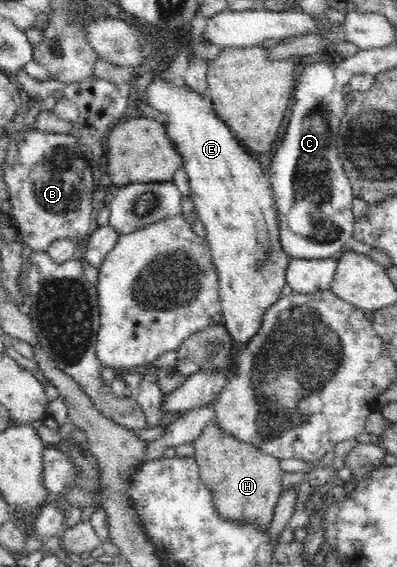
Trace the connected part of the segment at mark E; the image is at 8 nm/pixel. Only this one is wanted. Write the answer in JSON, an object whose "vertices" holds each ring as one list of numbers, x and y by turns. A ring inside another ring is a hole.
{"vertices":[[166,73,163,78,161,76,153,76,152,82,148,85,146,92,146,98,148,103,152,105,158,112,162,114,168,115,168,120,164,123,164,127,166,127,166,131,168,137,172,140,172,143,175,145,178,153,182,155,183,166,185,172,188,174,190,193,189,197,194,201,194,208,196,210,197,218,200,219,206,229,206,240,208,241,208,245,210,245,210,252,212,253,212,261,214,261,214,266,216,266,216,271,218,272,218,290,220,295,221,302,221,312,222,316,224,316,224,326,228,329,229,335,232,337,234,348,236,349,236,354,233,360,235,360,235,364,232,363,229,366,229,369,220,369,216,370,203,370,200,372,195,372,191,374,184,381,184,384,174,390,174,392,170,392,170,394,164,395,164,400,162,400,162,411,171,412,173,414,181,414,184,411,194,410,202,407,203,405,208,405,212,402,216,402,219,398,220,392,222,392,222,388,228,384,228,379,236,374,236,370,238,370,238,352,256,336,256,332,260,330,260,324,262,324,262,318,264,318,264,314,266,314,266,310,278,302,278,298,282,296,282,288,286,286,286,276,287,269,290,260,290,256,285,252,283,246,281,245,281,240,279,239,279,218,278,218,278,209,276,208,274,193,270,188,271,184,268,178,264,175,264,168,262,168,262,164,258,162,258,160,254,160,244,148,240,147,235,136,230,131,230,127,224,123,224,121,215,114,214,109,212,108,211,100,207,100,201,94,196,94,187,84,183,87,178,87,173,83,172,76,170,73]]}

